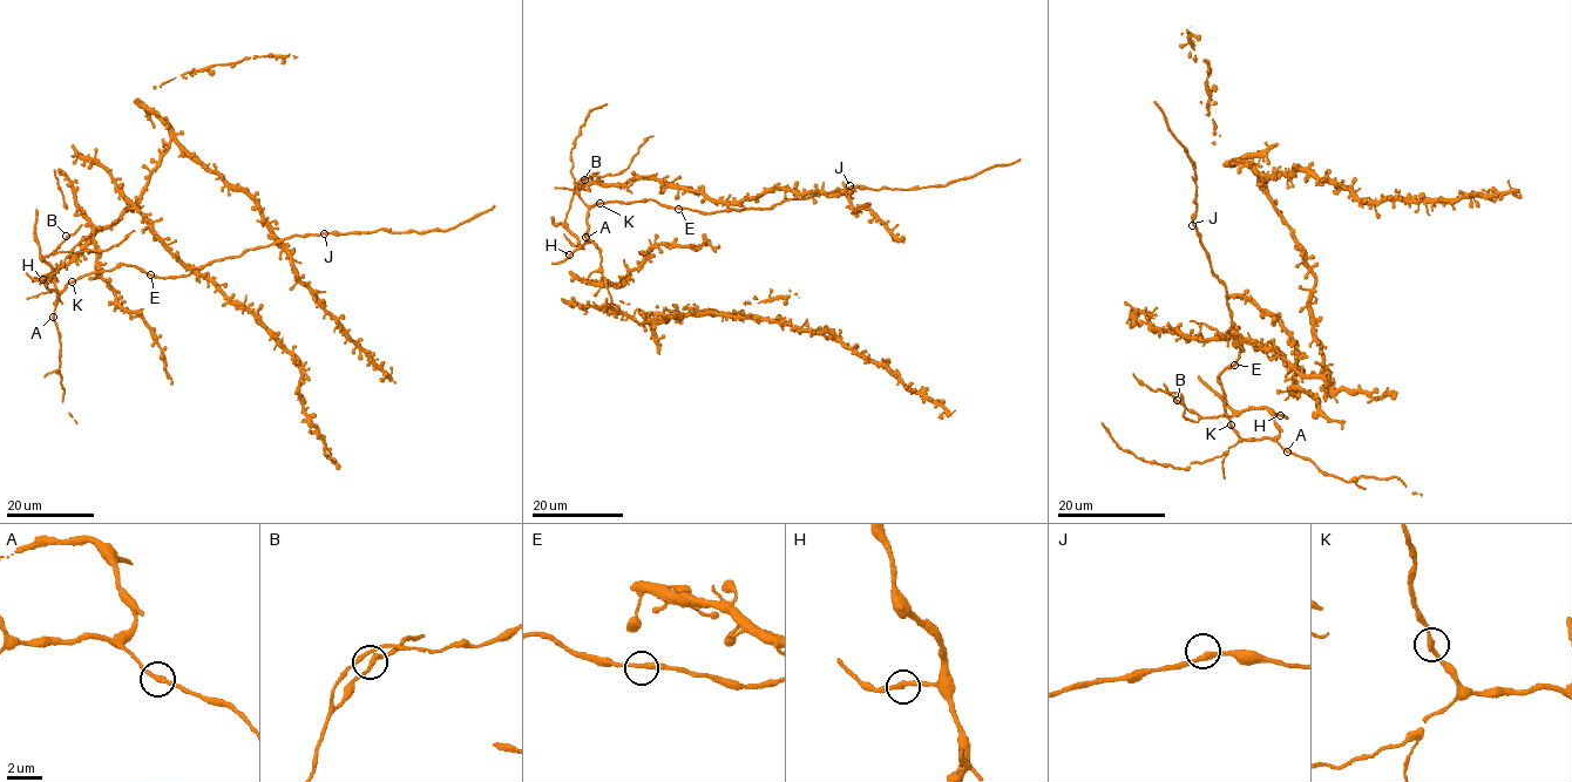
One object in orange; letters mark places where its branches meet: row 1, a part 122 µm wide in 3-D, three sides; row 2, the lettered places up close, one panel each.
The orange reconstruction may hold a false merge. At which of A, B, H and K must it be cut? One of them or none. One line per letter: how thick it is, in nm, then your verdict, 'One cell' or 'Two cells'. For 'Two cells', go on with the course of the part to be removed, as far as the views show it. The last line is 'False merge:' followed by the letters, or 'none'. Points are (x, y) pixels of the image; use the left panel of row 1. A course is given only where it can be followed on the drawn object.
A: Thickness 260 nm. One cell
B: Thickness 280 nm. One cell
H: Thickness 280 nm. One cell
K: Thickness 260 nm. One cell
False merge: none

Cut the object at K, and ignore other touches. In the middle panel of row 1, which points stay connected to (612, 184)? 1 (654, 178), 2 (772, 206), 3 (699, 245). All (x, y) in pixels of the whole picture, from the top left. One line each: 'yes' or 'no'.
1: yes
2: no
3: yes

